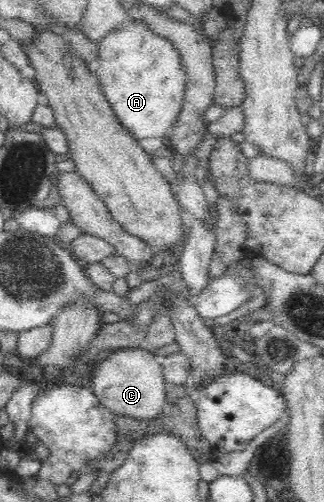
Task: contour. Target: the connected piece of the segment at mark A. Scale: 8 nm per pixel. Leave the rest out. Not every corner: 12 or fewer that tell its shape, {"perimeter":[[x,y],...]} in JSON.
{"perimeter":[[141,21],[97,47],[119,123],[165,139],[185,98],[179,51]]}

